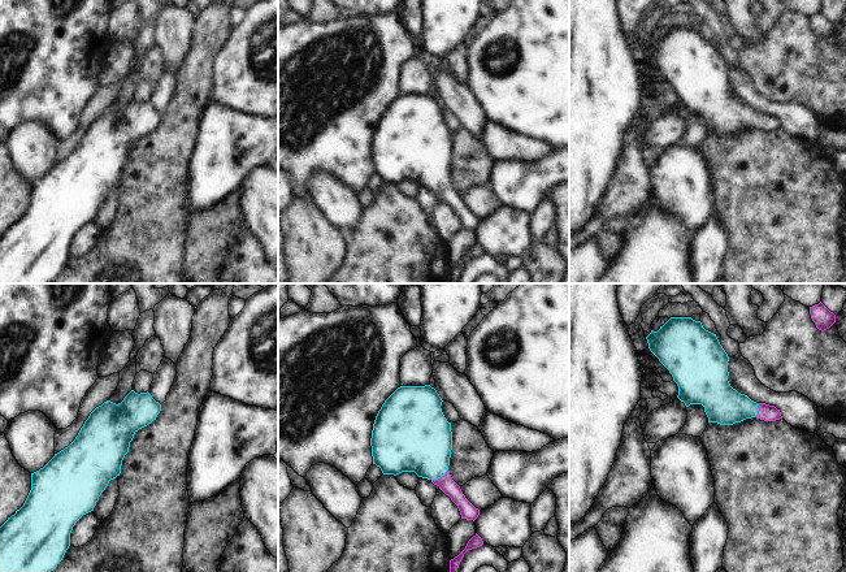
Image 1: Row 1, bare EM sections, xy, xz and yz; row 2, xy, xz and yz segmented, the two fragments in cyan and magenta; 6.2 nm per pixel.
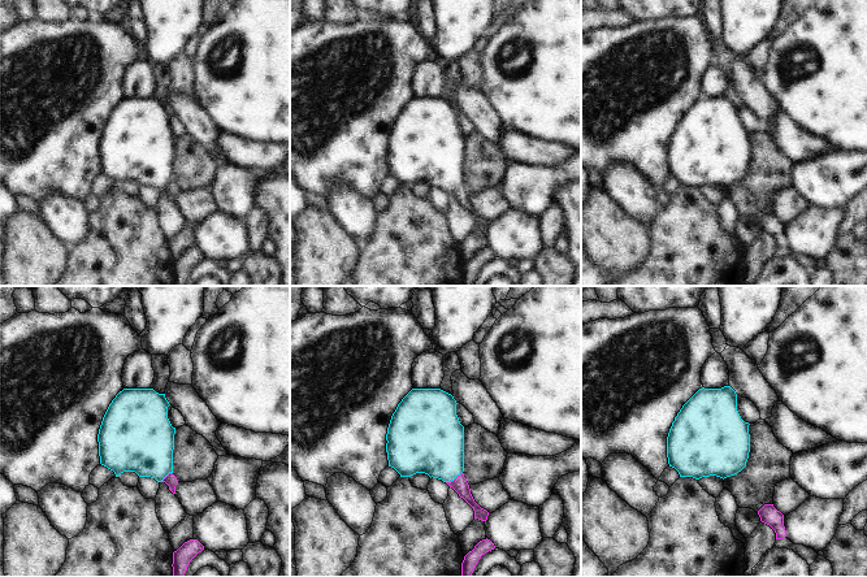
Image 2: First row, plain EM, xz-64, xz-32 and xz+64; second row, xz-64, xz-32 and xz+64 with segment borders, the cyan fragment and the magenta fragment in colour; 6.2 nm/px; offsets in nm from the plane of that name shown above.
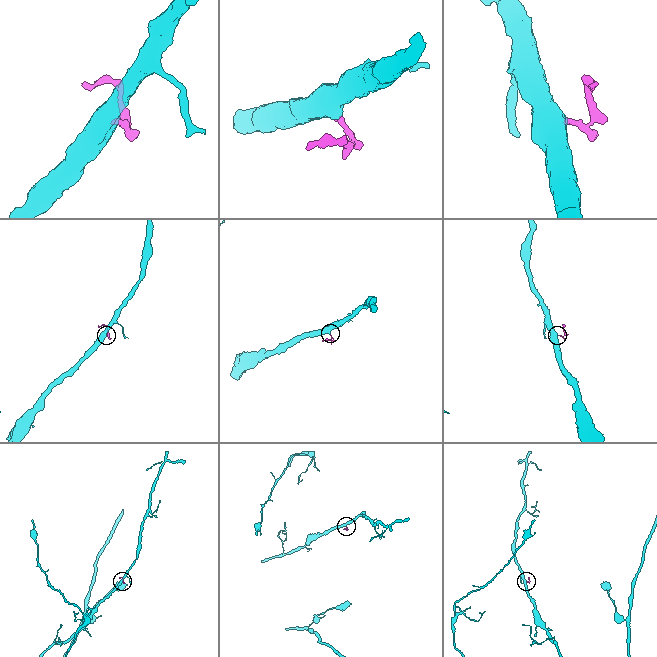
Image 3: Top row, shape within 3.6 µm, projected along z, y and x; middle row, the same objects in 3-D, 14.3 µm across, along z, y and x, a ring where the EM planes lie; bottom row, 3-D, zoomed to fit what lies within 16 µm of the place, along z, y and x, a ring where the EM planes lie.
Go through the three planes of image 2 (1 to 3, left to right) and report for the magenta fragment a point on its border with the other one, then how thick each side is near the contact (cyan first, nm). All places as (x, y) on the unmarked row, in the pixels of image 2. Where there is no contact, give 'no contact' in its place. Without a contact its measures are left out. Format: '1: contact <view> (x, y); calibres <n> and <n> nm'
1: contact xz-64 (167, 183); calibres 380 and 80 nm
2: contact xz-32 (454, 187); calibres 360 and 90 nm
3: no contact

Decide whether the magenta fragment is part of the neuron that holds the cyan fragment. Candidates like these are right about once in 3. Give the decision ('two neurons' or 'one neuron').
one neuron

